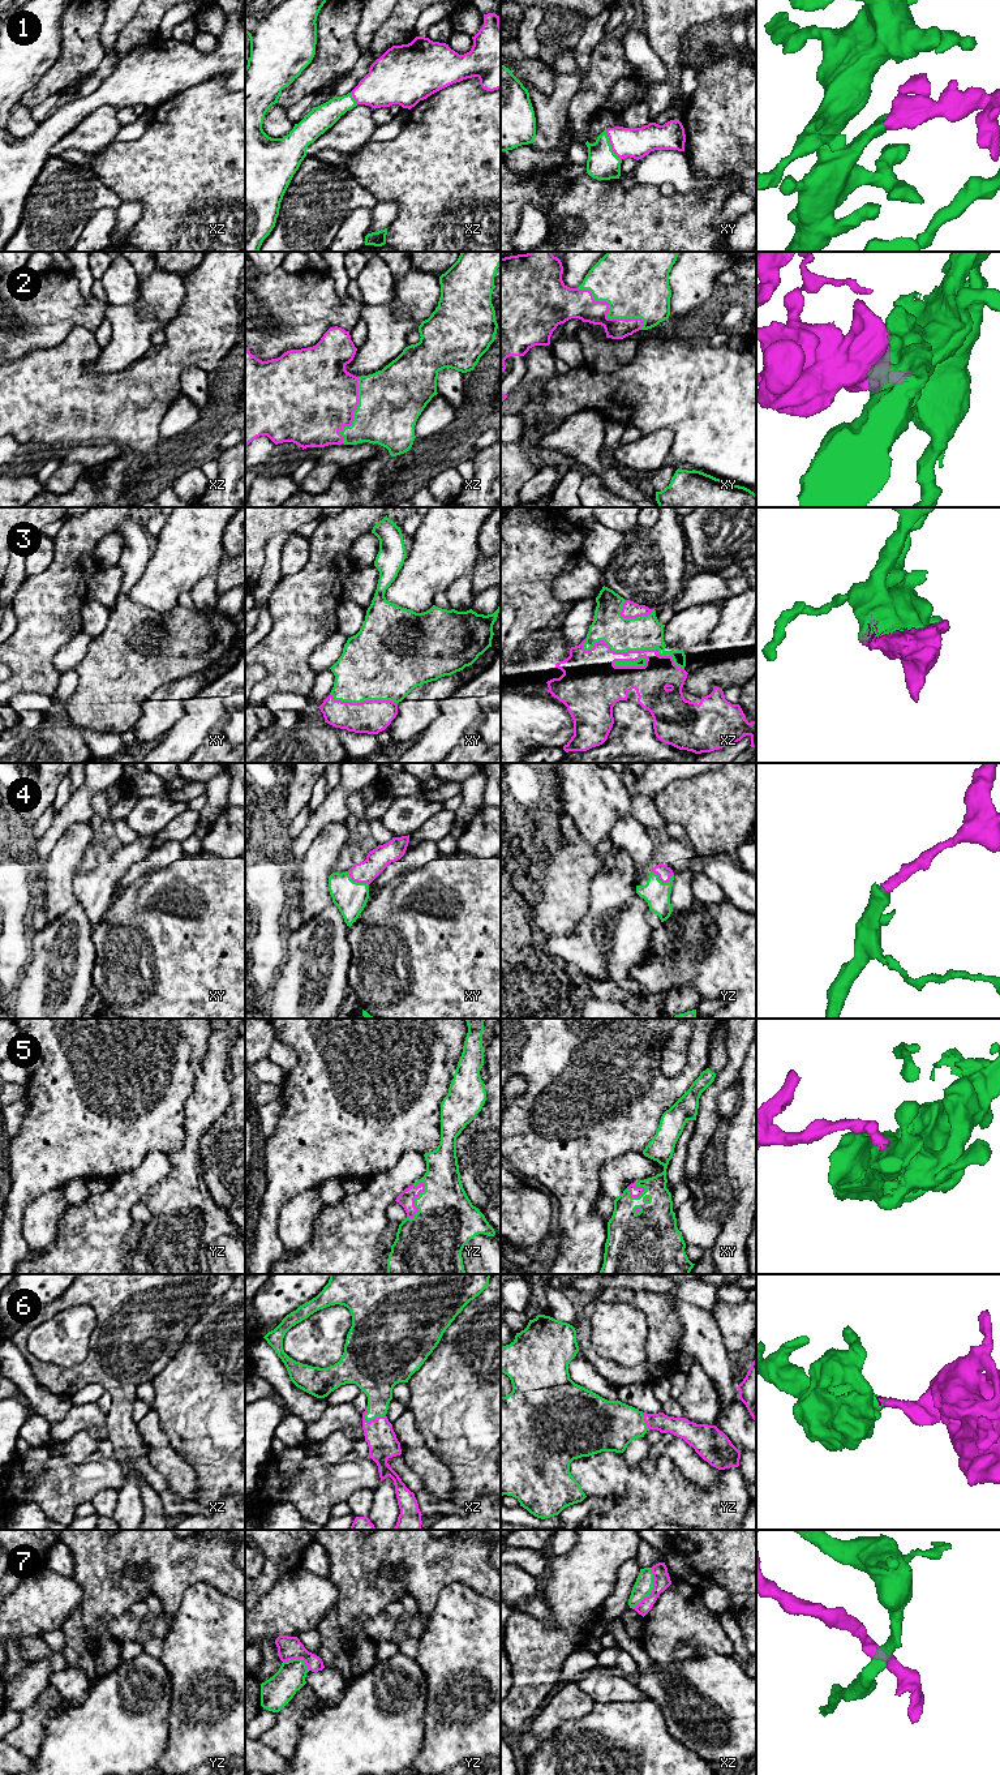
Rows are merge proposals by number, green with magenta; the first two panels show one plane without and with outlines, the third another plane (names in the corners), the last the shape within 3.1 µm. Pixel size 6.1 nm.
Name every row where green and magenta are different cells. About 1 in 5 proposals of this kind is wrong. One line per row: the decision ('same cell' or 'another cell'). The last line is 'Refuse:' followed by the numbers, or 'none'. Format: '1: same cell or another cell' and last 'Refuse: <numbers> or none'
1: same cell
2: same cell
3: same cell
4: same cell
5: same cell
6: same cell
7: another cell
Refuse: 7

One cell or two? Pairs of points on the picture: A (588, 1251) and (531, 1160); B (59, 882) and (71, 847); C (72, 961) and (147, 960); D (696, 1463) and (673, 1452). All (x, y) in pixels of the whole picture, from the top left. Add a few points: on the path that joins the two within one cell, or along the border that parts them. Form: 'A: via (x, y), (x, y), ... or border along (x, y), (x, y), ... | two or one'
A: via (580, 1227), (578, 1203), (554, 1179) | one
B: via (59, 873), (65, 856) | one
C: border along (94, 930), (95, 963), (91, 984), (95, 990) | two
D: via (691, 1463), (678, 1452) | one

